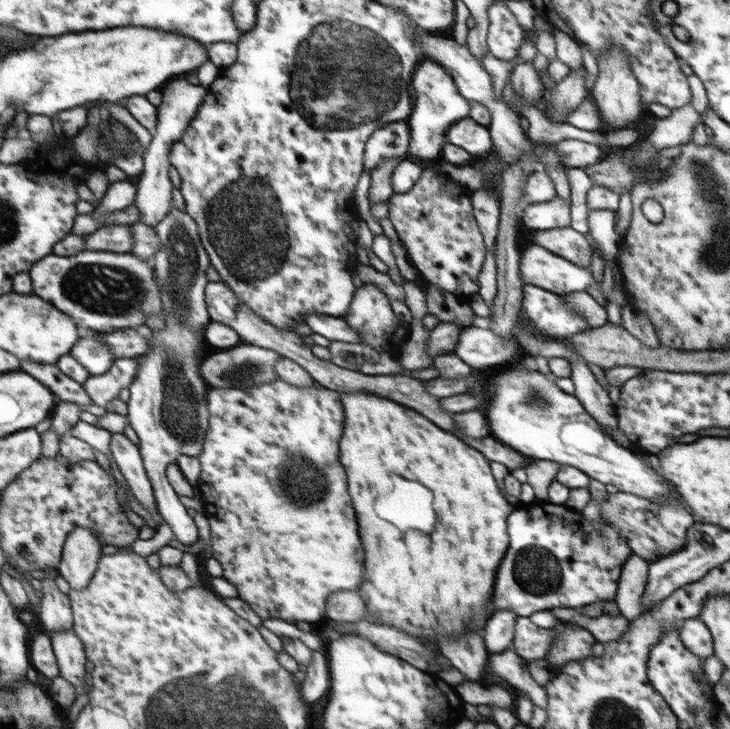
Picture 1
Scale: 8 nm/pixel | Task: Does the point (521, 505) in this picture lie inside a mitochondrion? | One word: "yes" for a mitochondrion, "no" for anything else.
no

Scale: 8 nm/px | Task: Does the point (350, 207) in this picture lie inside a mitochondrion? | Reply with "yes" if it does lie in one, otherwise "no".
no

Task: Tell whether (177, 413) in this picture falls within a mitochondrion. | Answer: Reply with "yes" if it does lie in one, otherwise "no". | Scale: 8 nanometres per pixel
yes

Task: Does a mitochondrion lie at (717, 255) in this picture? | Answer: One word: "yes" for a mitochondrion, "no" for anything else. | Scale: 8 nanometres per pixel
yes

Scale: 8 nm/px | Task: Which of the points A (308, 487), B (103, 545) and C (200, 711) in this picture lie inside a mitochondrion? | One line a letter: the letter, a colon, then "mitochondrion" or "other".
A: mitochondrion
B: other
C: mitochondrion

